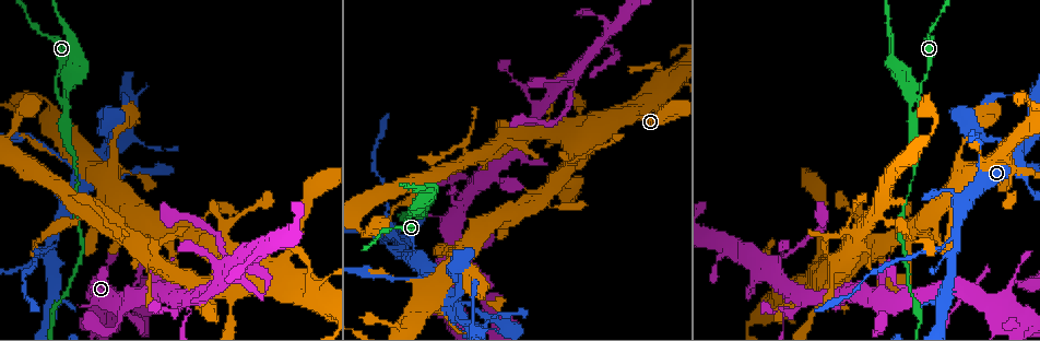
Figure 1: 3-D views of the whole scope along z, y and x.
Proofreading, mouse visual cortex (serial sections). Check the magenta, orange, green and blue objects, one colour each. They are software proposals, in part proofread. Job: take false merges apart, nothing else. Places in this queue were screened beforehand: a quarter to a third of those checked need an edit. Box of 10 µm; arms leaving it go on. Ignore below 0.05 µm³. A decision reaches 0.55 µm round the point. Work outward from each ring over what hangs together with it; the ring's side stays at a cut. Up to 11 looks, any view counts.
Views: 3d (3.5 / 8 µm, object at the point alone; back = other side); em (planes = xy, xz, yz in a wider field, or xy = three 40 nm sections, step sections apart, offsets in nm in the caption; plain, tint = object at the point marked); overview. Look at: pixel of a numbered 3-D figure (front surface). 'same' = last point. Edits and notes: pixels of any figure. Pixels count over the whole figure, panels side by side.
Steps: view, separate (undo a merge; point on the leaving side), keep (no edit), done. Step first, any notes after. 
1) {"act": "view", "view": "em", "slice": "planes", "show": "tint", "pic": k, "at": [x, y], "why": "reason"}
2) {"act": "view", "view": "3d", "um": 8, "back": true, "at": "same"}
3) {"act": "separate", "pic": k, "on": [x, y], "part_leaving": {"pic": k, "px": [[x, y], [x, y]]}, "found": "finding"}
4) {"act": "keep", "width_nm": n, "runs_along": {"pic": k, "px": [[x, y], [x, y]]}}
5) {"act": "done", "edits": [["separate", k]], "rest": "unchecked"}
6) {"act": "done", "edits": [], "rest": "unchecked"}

{"act": "view", "view": "3d", "um": 3.5, "pic": 1, "at": [411, 278], "why": "sharp bend"}

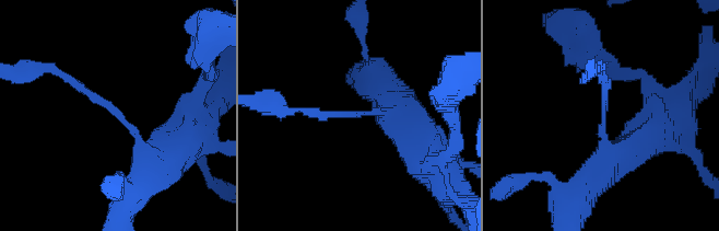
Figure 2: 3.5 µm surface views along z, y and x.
{"act": "view", "view": "em", "slice": "xy", "step": 2, "show": "tint", "pic": 2, "at": [119, 115], "arm_widths_nm": [150, 400], "why": "now the EM"}

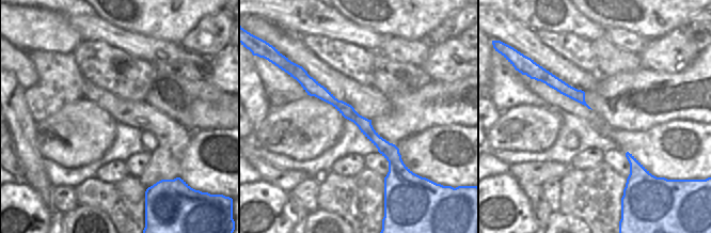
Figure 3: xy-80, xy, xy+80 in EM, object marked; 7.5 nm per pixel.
{"act": "keep", "runs_along": {"pic": 3, "px": [[304, 74], [394, 157], [394, 179]]}, "found": "continuous, no second cell"}

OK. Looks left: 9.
{"act": "view", "view": "3d", "um": 3.5, "pic": 1, "at": [954, 231], "why": "thin neck"}

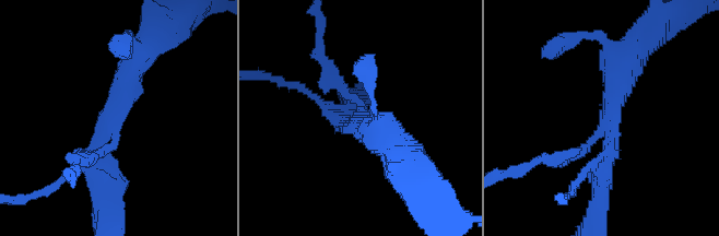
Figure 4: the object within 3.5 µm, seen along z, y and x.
{"act": "view", "view": "em", "slice": "xy", "step": 2, "show": "tint", "pic": 4, "at": [110, 121], "why": "now the EM"}

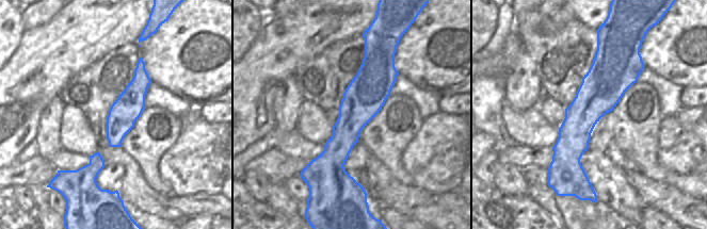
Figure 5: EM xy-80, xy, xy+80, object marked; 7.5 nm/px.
{"act": "keep", "arms": 3, "runs_along": {"pic": 4, "px": [[139, 56], [95, 153], [102, 184]]}, "found": "all the same cell"}

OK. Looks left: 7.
{"act": "view", "view": "3d", "um": 3.5, "pic": 1, "at": [410, 218], "why": "three arms meet"}

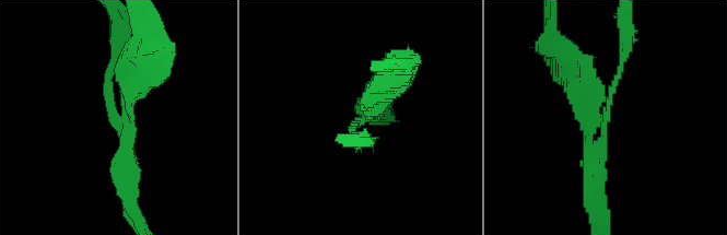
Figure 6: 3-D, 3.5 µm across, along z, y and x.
{"act": "view", "view": "em", "slice": "planes", "show": "tint", "pic": 6, "at": [113, 105]}

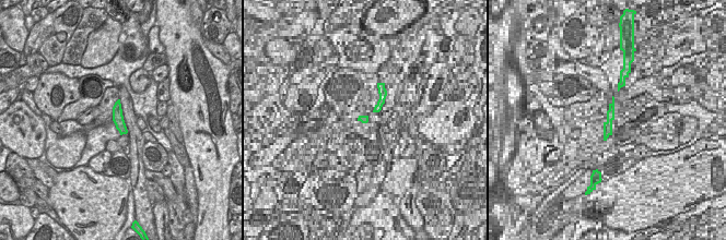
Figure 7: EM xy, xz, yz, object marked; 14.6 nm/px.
{"act": "keep", "runs_along": {"pic": 6, "px": [[362, 140], [352, 127], [393, 79]]}, "found": "one cell here"}

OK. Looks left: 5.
{"act": "view", "view": "3d", "um": 3.5, "pic": 1, "at": [538, 114], "why": "three-way junction"}

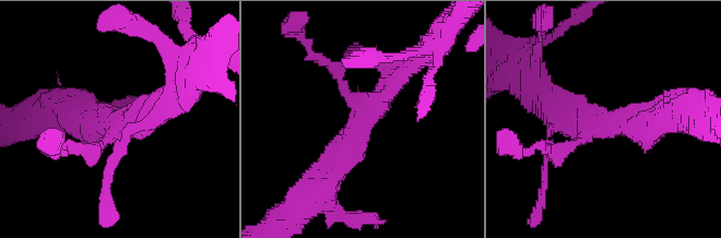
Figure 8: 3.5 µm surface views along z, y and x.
{"act": "keep", "runs_along": {"pic": 8, "px": [[327, 177], [363, 118], [410, 64]]}, "found": "all the same cell"}

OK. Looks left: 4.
{"act": "done", "edits": [], "rest": "unchecked"}

